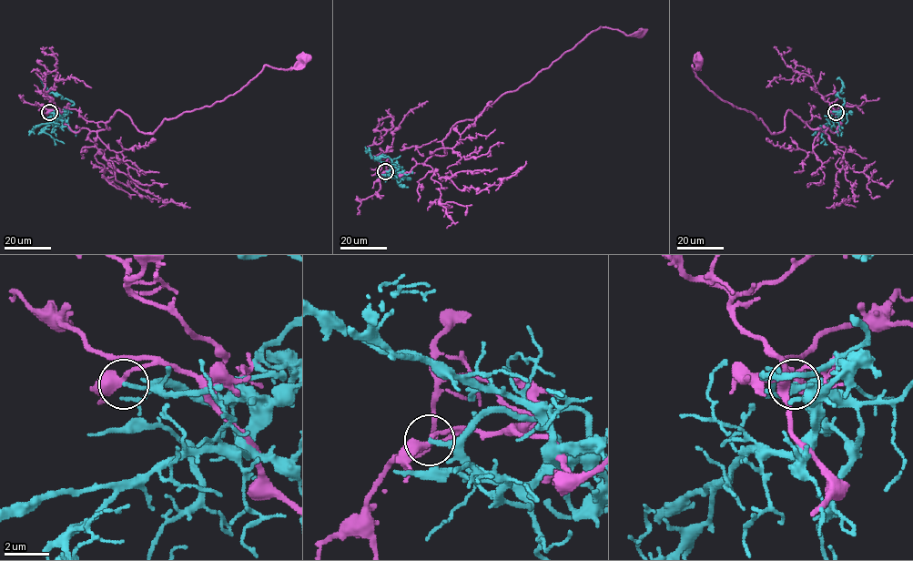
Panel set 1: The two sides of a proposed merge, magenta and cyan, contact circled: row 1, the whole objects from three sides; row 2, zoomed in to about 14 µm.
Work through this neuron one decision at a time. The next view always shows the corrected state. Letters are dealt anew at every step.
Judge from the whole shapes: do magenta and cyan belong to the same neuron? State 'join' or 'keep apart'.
keep apart

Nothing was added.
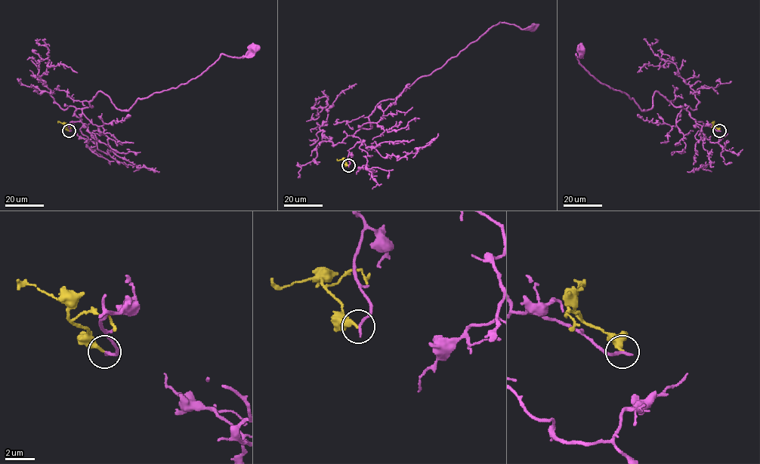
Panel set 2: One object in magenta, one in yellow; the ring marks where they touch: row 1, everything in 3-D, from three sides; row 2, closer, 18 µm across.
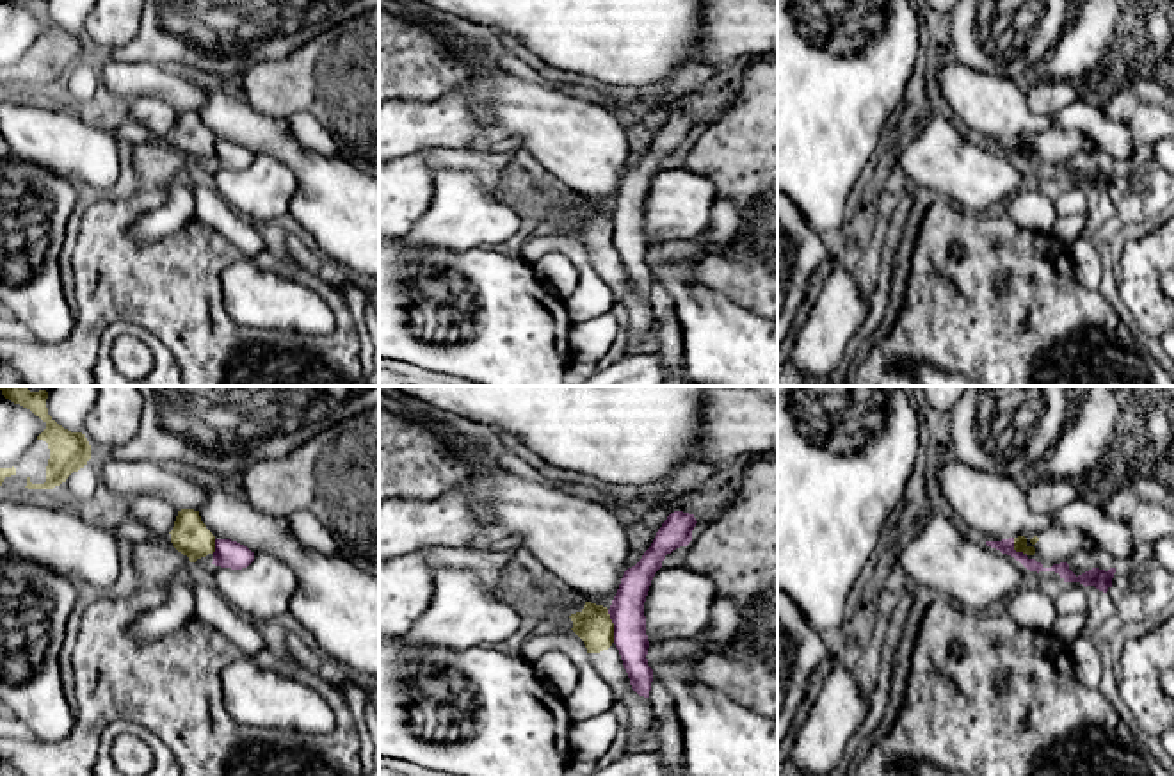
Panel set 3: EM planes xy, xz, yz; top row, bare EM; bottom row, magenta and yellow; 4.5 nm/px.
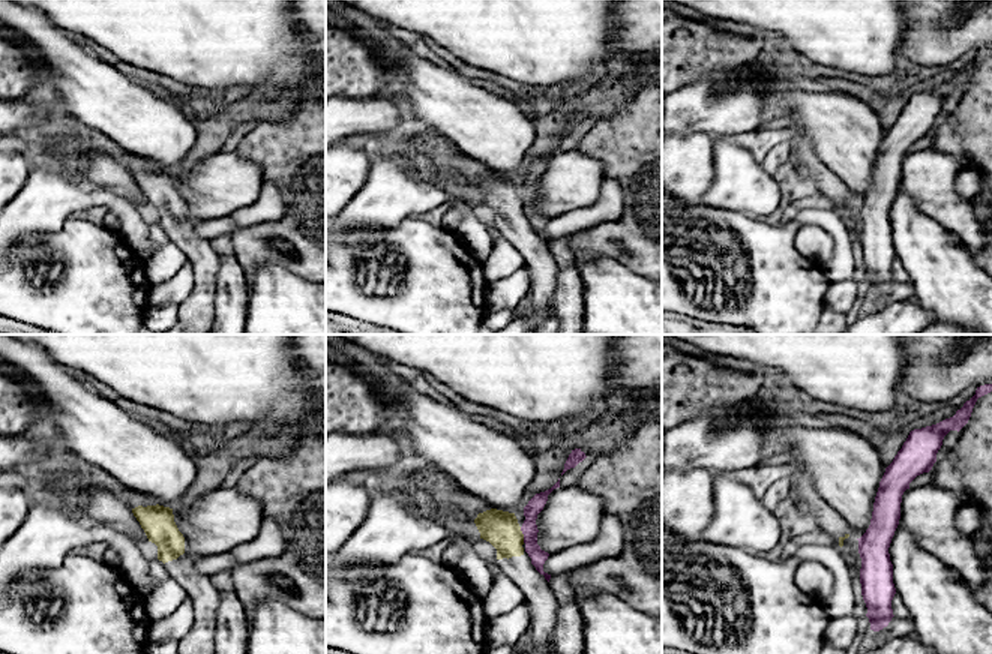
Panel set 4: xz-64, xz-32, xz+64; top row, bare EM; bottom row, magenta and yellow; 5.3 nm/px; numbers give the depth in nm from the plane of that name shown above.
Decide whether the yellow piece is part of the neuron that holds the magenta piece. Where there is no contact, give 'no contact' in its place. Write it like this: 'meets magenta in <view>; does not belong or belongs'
meets magenta in xz; does not belong

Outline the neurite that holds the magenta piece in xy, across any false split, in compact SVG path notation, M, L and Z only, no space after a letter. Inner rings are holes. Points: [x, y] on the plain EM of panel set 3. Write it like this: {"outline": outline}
{"outline": "M215 141L213 164L221 169L242 171L254 162L254 153L231 141Z"}

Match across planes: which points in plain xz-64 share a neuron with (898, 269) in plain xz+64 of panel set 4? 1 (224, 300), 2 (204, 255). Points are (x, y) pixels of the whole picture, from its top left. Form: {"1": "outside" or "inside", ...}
{"1": "inside", "2": "outside"}

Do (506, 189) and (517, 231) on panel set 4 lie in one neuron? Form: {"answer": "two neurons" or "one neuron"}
{"answer": "one neuron"}

